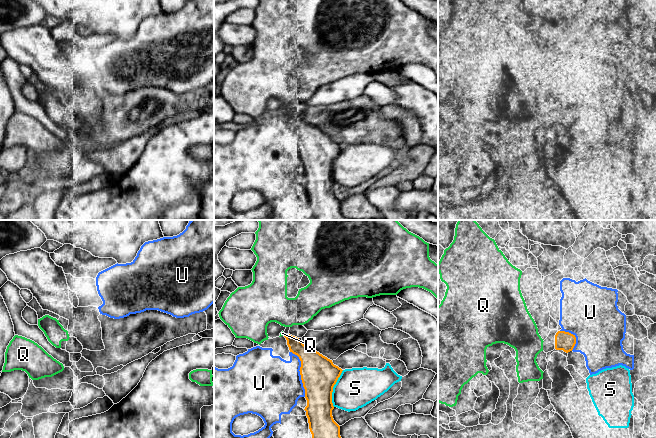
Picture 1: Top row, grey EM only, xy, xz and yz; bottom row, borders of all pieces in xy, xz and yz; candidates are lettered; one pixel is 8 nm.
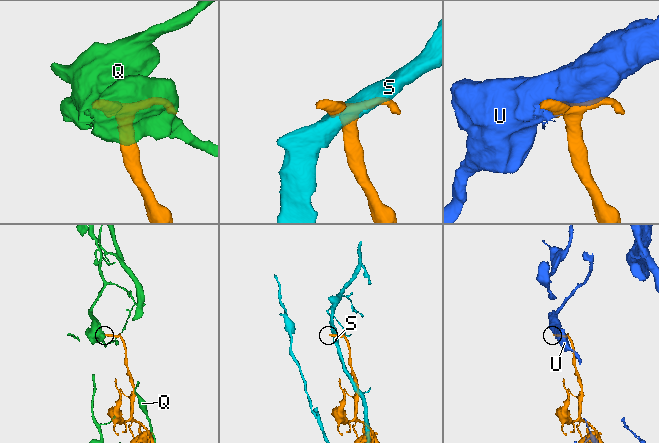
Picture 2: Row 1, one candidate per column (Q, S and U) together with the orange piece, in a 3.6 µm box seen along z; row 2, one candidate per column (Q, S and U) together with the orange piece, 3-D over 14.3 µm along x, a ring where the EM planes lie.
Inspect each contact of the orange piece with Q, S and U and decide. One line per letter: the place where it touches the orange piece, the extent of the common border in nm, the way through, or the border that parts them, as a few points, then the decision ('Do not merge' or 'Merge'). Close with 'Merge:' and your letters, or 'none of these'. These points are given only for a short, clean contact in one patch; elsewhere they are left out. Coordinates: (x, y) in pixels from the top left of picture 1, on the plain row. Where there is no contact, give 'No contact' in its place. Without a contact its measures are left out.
Q: Touches orange at xz (284, 110). Shared border 30 nm. Merge
S: Touches orange at xz (332, 164). Shared border 300 nm. Boundary: xz (343, 146), (333, 163), (333, 182). Do not merge
U: Touches orange at xz (300, 149). Shared border 380 nm. Do not merge
Merge: Q

